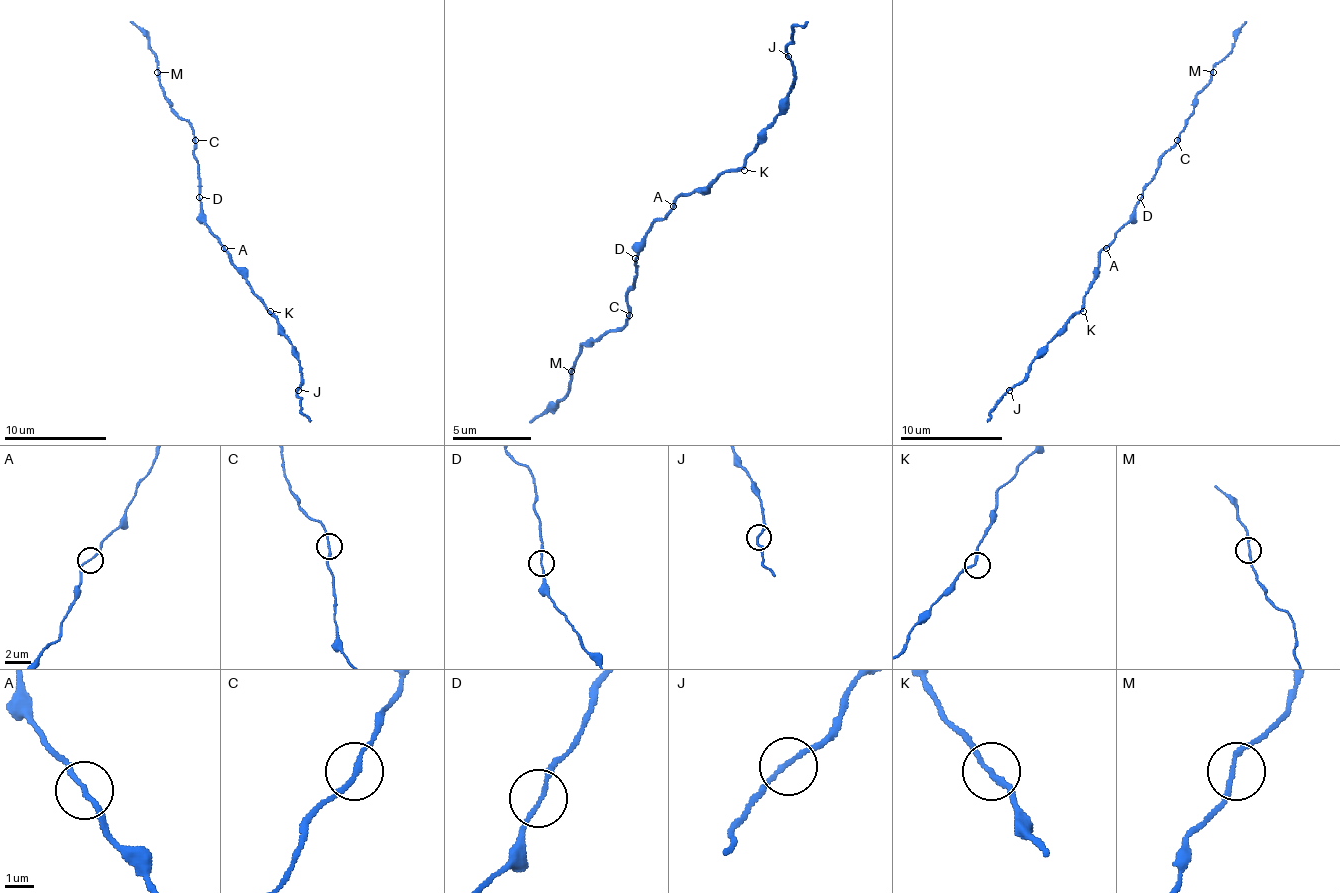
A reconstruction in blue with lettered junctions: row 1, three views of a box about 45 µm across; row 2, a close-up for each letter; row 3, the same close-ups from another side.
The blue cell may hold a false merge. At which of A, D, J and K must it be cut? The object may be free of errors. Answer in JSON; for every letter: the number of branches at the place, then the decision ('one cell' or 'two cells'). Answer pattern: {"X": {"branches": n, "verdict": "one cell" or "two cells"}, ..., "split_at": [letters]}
{"A": {"branches": 2, "verdict": "one cell"}, "D": {"branches": 2, "verdict": "one cell"}, "J": {"branches": 2, "verdict": "one cell"}, "K": {"branches": 2, "verdict": "one cell"}, "split_at": []}

